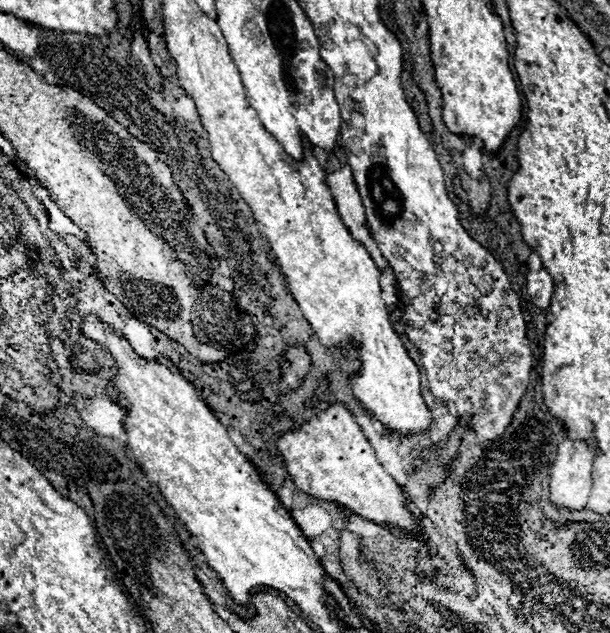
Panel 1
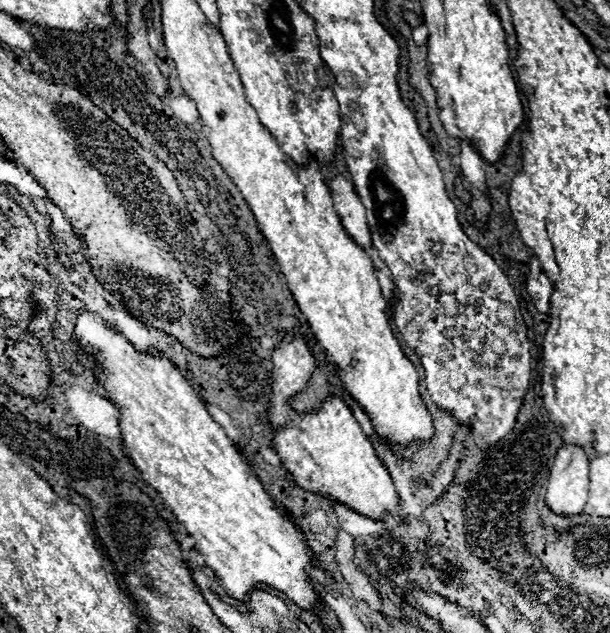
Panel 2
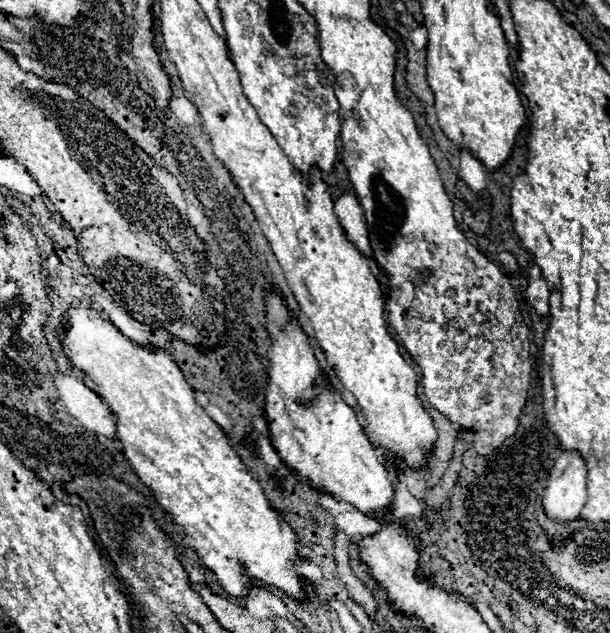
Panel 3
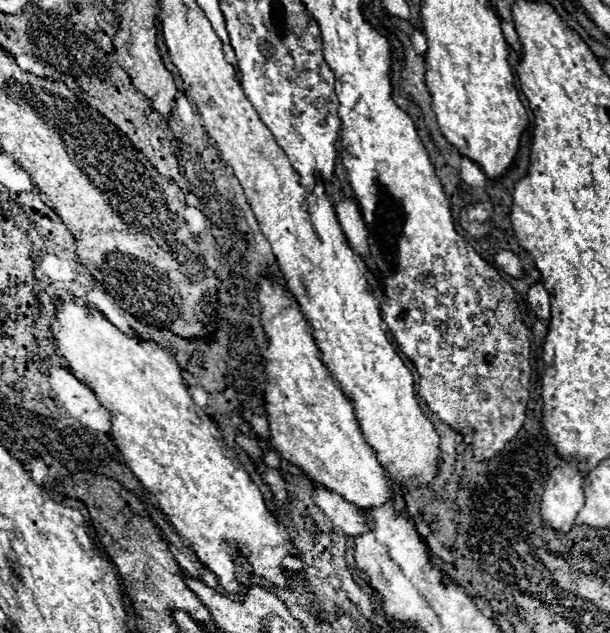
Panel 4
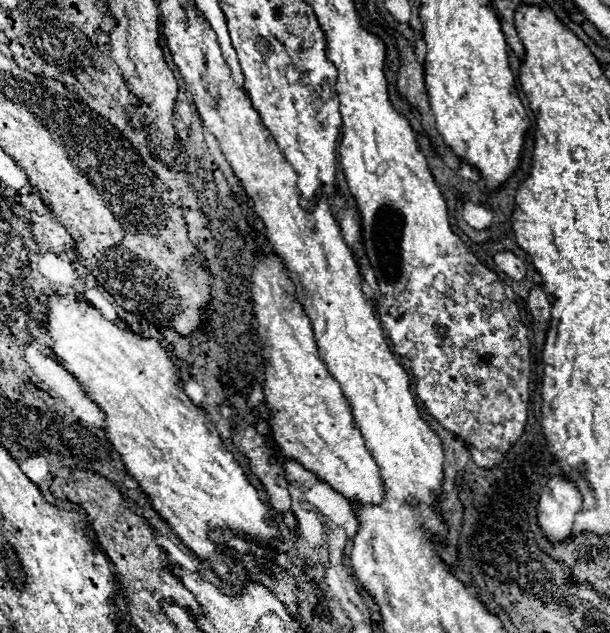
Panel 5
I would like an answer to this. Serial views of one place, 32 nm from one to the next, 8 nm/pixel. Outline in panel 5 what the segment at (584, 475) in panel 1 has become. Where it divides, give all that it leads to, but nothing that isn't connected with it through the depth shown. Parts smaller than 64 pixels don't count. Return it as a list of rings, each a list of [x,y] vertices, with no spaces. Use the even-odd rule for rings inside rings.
[[[554,474],[544,486],[536,508],[538,526],[550,544],[560,544],[568,538],[580,506],[582,496],[578,488],[572,482],[566,482],[560,474]]]

